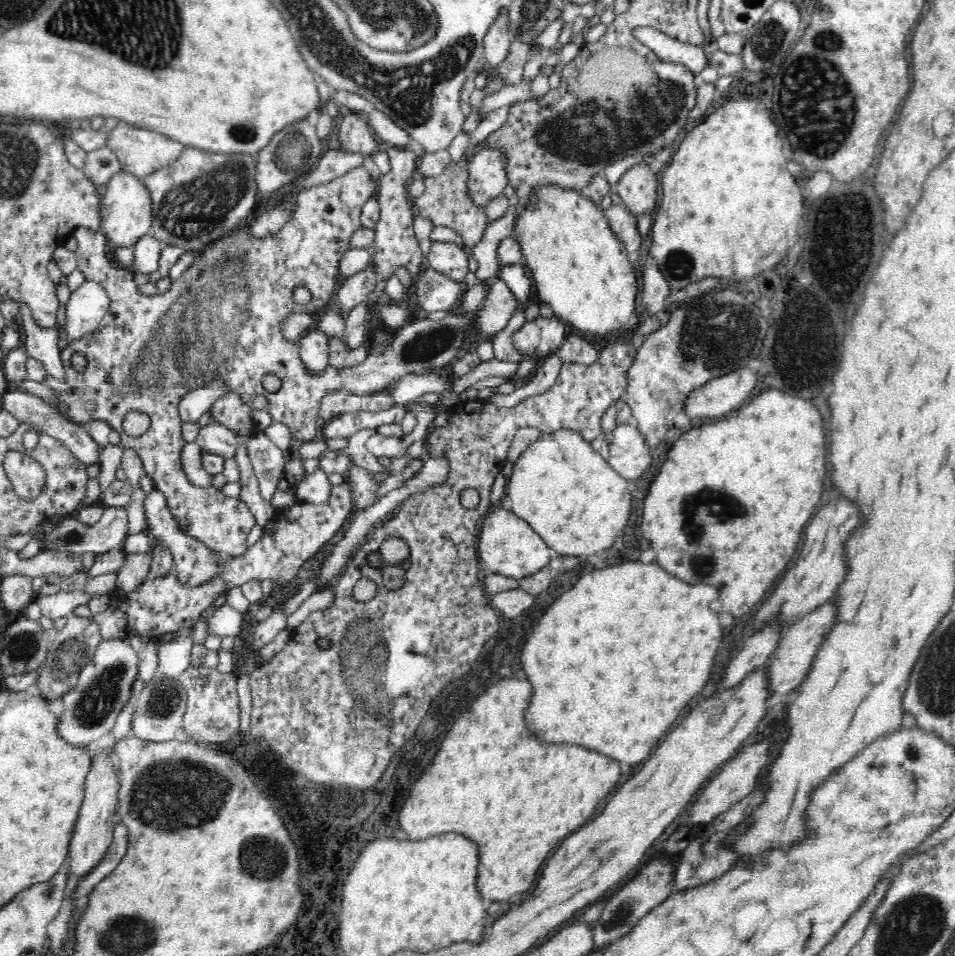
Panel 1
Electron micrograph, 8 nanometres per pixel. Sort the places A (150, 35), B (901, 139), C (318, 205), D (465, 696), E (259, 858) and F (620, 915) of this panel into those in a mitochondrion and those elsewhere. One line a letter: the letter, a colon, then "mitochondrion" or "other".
A: mitochondrion
B: other
C: other
D: other
E: mitochondrion
F: mitochondrion

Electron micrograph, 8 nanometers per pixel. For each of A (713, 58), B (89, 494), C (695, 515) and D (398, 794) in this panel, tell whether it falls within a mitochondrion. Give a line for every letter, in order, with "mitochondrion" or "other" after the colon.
A: other
B: other
C: mitochondrion
D: other

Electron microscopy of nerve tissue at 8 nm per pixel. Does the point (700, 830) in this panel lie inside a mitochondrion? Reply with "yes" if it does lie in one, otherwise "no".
no

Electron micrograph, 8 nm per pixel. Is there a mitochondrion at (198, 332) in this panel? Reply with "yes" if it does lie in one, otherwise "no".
yes

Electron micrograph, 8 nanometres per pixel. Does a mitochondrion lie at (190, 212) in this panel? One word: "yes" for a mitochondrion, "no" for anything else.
yes

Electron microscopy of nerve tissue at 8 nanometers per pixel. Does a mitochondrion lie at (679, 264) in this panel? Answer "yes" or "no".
yes

